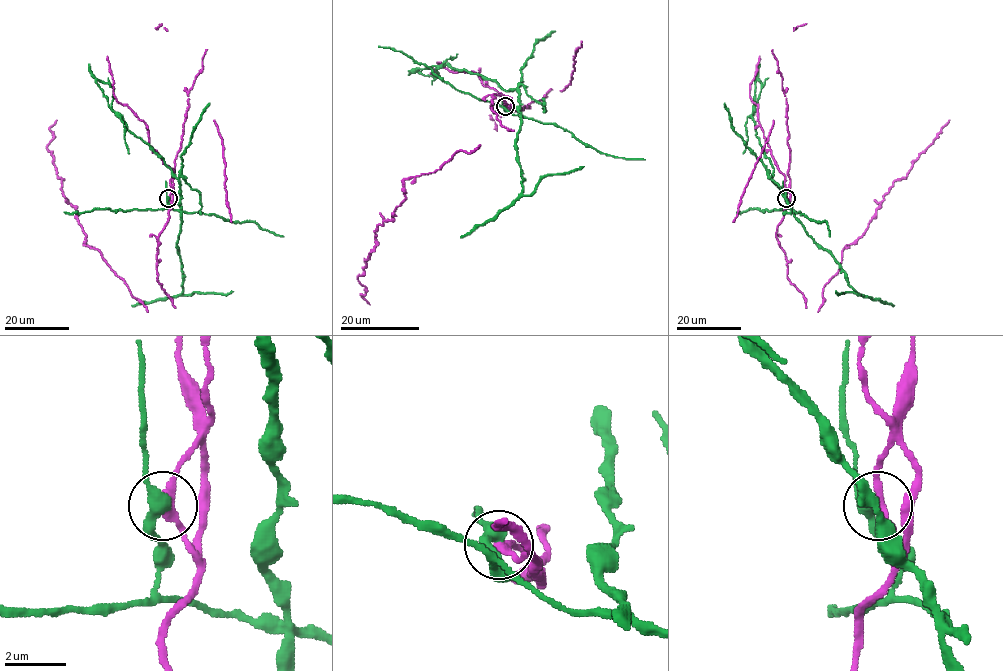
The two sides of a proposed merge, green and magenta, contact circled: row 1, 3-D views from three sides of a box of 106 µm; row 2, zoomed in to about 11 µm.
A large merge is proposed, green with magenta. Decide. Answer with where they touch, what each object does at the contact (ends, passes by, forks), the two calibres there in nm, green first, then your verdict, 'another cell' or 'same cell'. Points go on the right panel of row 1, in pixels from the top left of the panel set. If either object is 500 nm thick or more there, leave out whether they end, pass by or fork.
place (786, 198); green passes by; magenta passes by; calibres 360 and 280 nm; another cell

